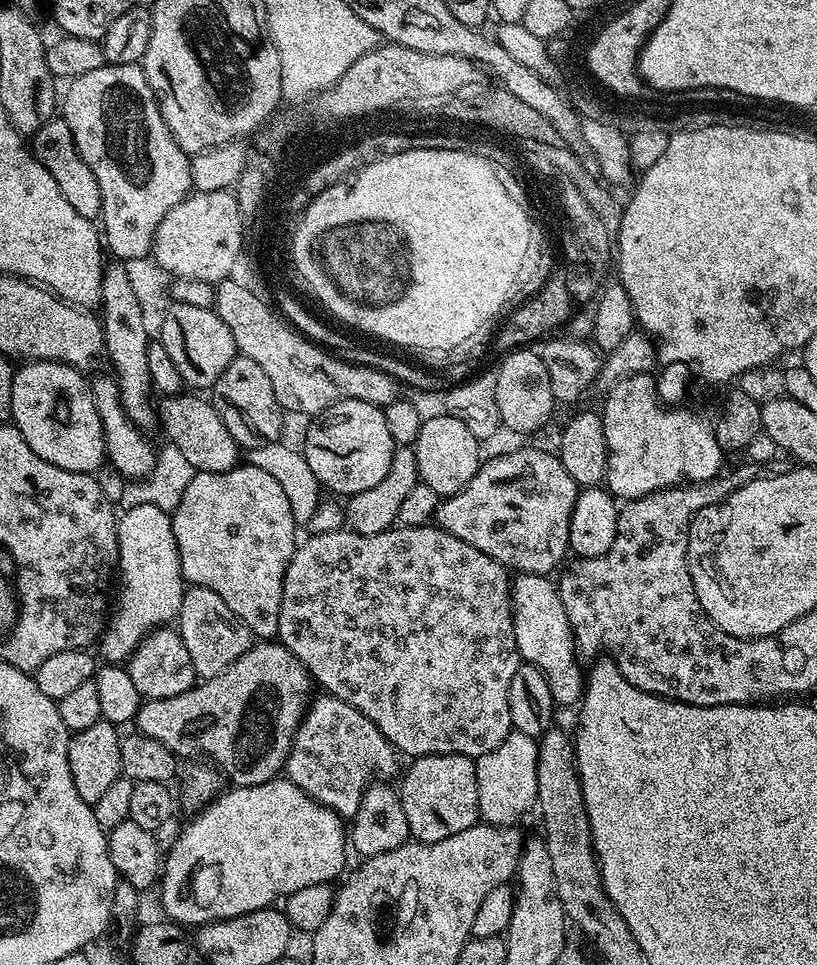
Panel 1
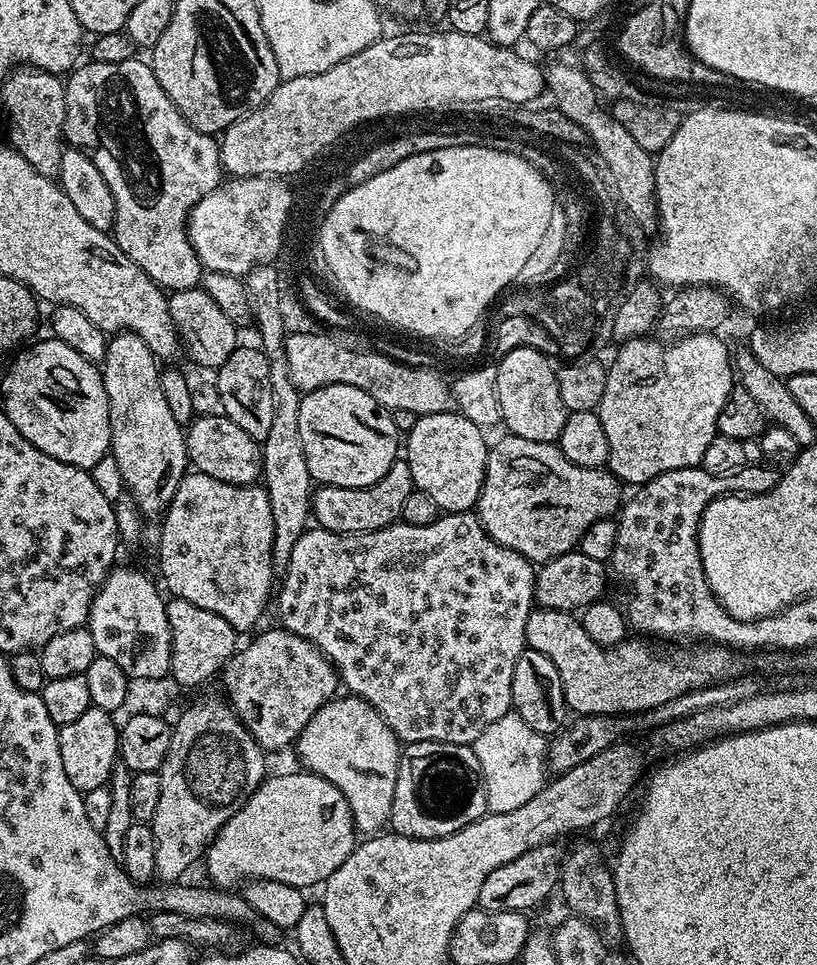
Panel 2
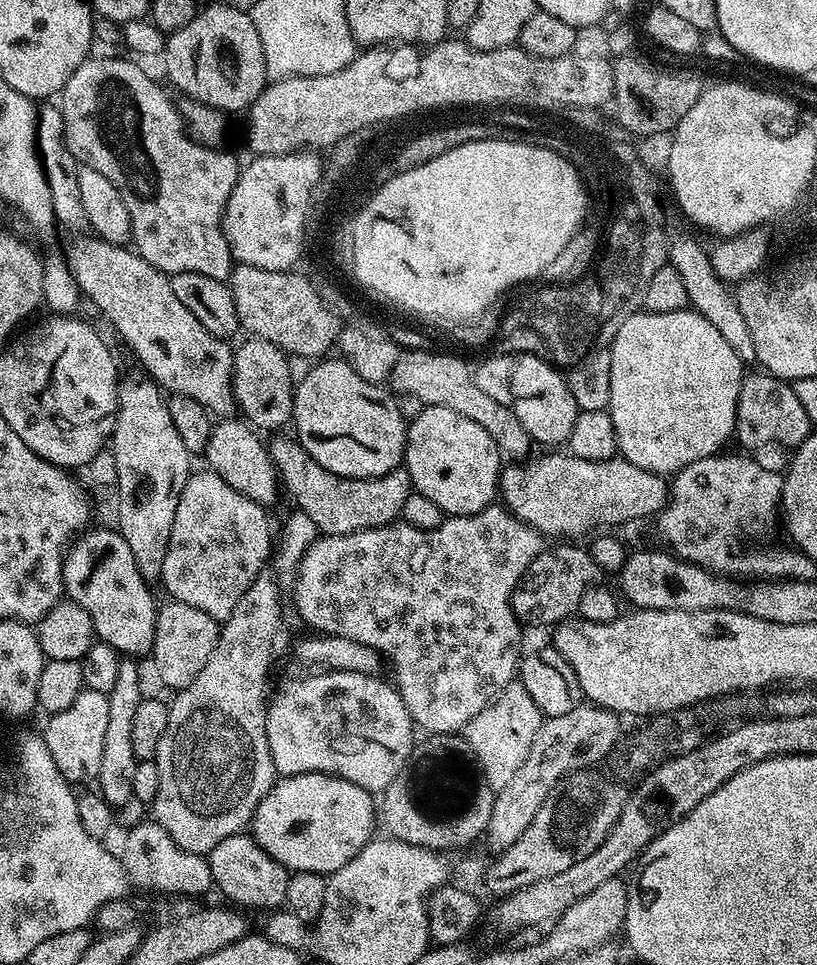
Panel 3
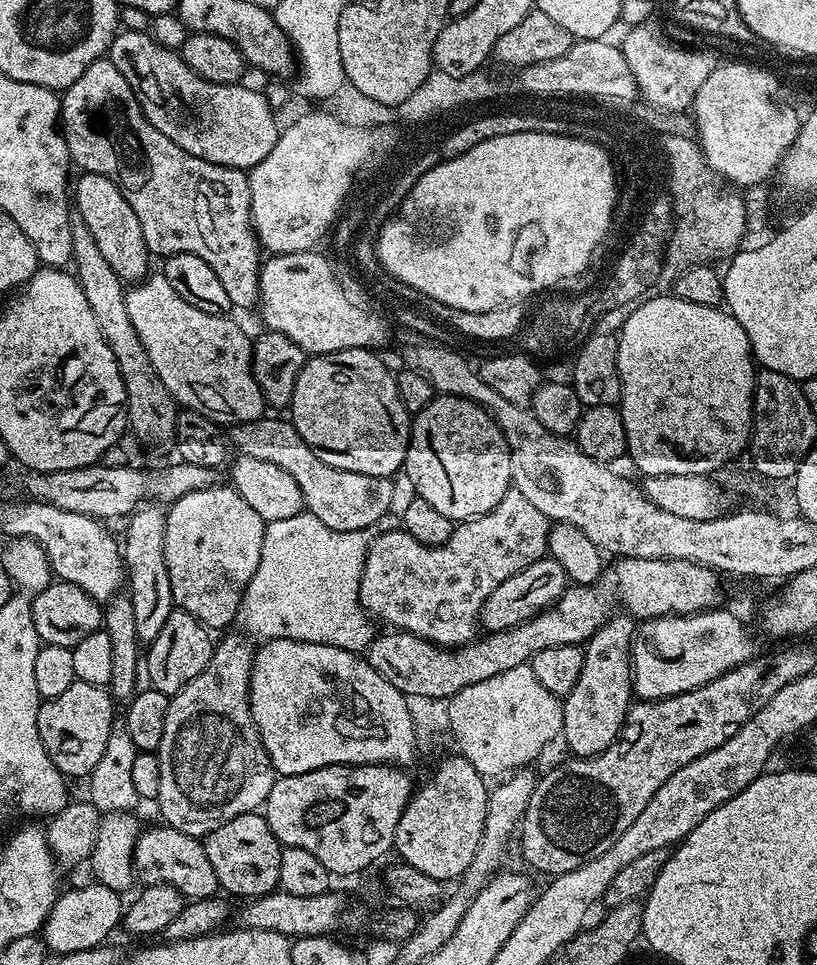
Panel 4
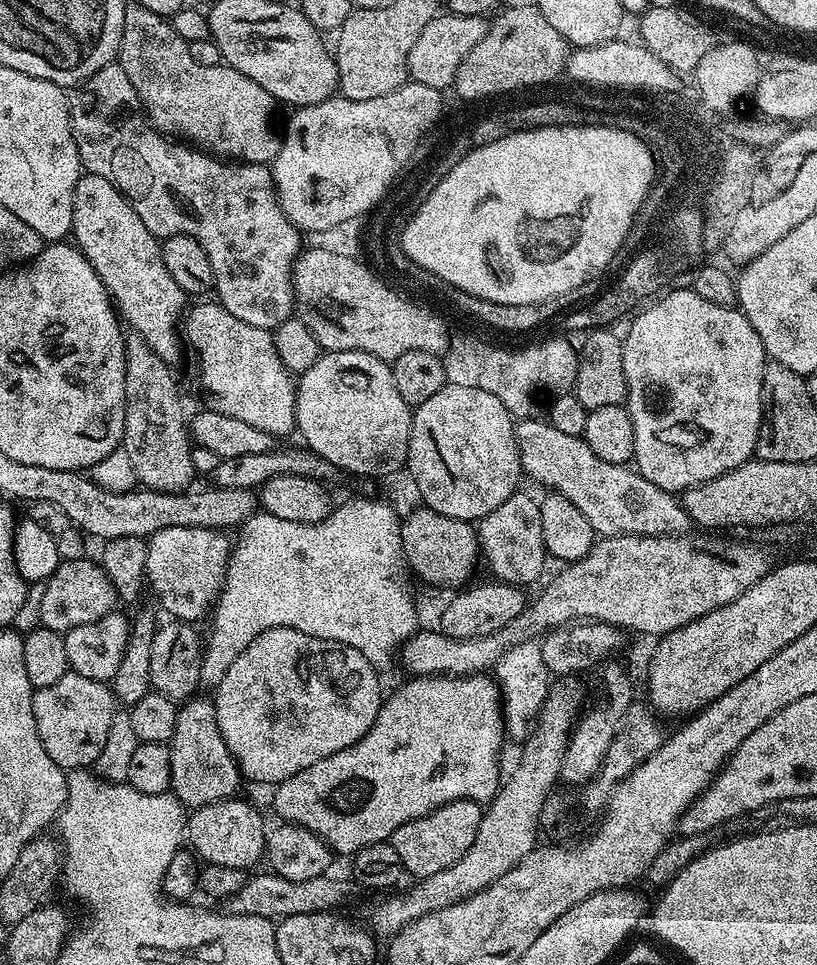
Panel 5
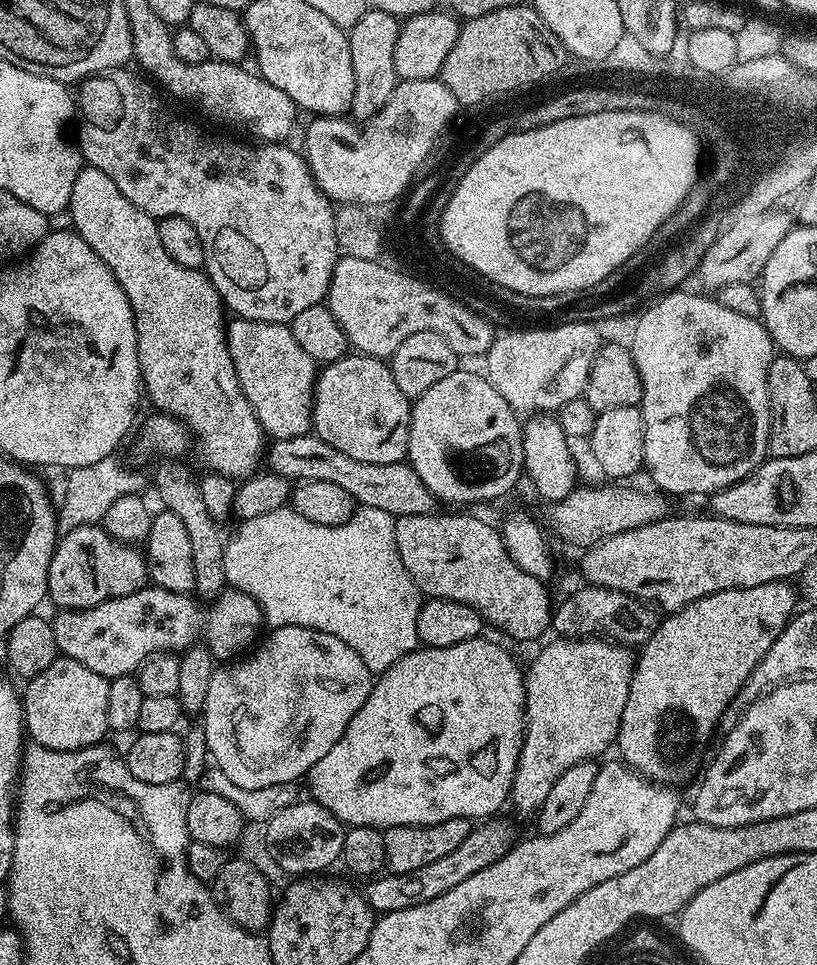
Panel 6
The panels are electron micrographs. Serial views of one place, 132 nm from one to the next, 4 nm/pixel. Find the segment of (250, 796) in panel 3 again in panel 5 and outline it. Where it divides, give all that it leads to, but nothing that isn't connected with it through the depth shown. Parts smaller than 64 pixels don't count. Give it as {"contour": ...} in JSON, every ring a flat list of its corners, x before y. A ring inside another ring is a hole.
{"contour":[[189,698,179,705,170,741,171,791,189,809,201,808,219,800,230,800,242,783,242,775,218,726,216,705,211,699]]}

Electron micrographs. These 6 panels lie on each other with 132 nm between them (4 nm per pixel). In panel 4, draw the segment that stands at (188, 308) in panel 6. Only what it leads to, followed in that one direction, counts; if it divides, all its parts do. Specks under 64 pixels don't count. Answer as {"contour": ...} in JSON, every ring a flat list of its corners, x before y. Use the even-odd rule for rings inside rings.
{"contour":[[84,172,74,180,74,210,78,218,86,222,90,234,94,234,100,253,106,257,107,264,125,282,139,282,149,275,148,260,150,253,146,238,142,238,142,226,138,214,130,210,124,191,110,178,102,174]]}

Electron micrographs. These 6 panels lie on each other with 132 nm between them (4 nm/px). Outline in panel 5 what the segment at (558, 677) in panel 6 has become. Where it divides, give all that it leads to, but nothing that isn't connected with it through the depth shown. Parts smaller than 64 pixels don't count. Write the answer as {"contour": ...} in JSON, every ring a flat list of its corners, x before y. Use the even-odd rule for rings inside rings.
{"contour":[[560,678,548,689,540,716,530,735,523,741,524,753,520,756,520,765,513,770,509,780,507,777,503,781,500,791,484,808,484,817,478,826,478,834,474,834,470,850,466,850,466,854,462,854,454,866,423,877,405,892,385,895,388,896,385,900,378,901,369,910,366,924,377,937,397,936,410,922,478,894,478,890,490,886,490,882,498,882,506,870,514,870,514,866,518,866,518,862,522,862,522,858,526,858,526,854,537,847,536,835,541,835,542,832,542,806,557,787,568,738,586,704,584,684,580,680,583,679],[396,894,397,896,392,896]]}

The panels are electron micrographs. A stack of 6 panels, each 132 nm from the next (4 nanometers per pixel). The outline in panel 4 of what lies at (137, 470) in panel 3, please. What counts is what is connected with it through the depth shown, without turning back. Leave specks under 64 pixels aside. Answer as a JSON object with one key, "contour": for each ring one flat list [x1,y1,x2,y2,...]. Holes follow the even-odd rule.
{"contour":[[145,502,127,517,128,529,122,535,124,570,126,573,126,594,134,606,134,627,138,629,141,645,147,646,158,638,166,618,174,611,170,574,166,570,164,553,164,517,165,509,156,502]]}

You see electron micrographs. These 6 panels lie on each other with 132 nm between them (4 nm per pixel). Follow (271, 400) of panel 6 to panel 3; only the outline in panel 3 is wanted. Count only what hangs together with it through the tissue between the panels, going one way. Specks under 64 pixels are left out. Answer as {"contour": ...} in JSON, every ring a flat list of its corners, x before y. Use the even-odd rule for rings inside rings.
{"contour":[[84,234,66,251,68,267,81,293,92,299,92,304,116,327,116,332,132,347,134,355,140,359,145,373,160,385,165,393,173,396,194,398,216,418,228,418,236,408,232,393,233,345,225,337,215,336,174,298,174,286,165,273,159,272,150,262,146,262,131,247,111,244,92,234]]}

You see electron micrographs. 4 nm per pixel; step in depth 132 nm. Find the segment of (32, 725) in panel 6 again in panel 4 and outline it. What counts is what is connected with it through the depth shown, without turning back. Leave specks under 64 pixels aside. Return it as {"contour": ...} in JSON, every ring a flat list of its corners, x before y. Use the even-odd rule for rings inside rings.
{"contour":[[77,679,63,694,58,694,58,698,50,698,41,703,36,715,38,734,42,738,42,746,46,746,46,754,50,754,54,766,58,766,64,777,88,778,101,761,114,723,112,707,114,701,111,691,99,684]]}

